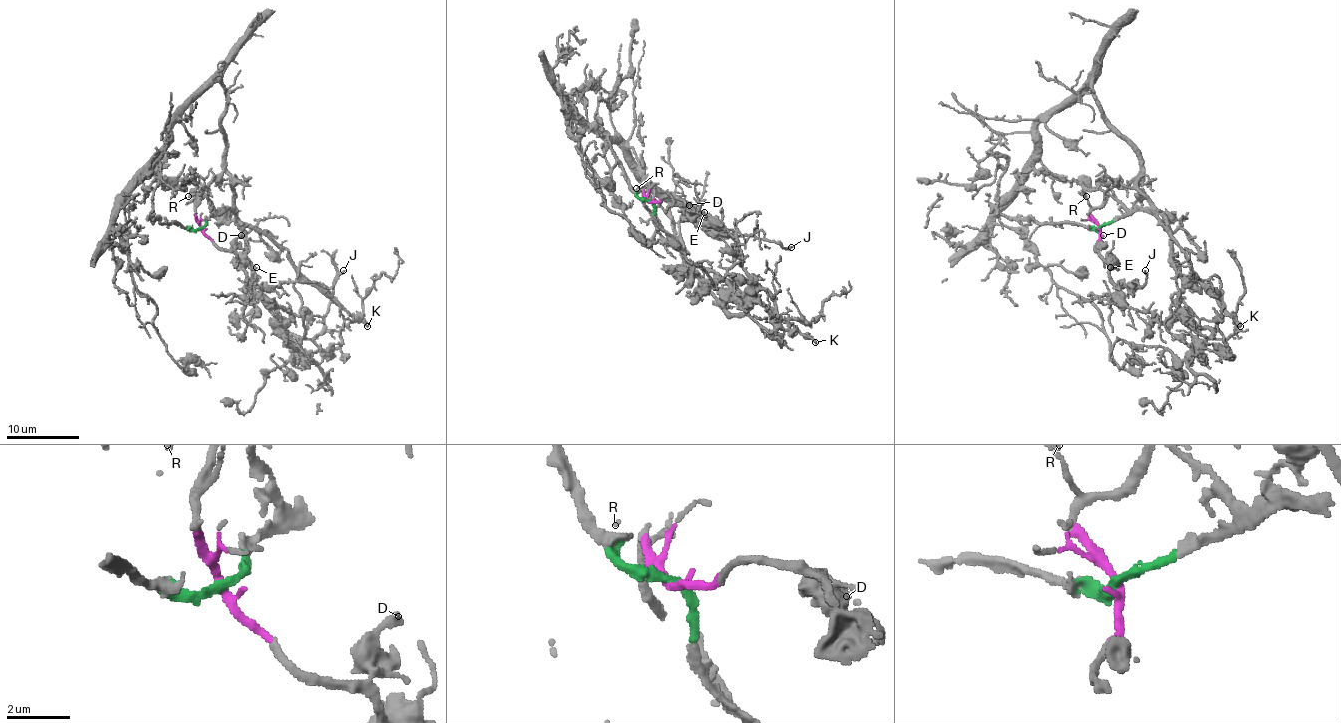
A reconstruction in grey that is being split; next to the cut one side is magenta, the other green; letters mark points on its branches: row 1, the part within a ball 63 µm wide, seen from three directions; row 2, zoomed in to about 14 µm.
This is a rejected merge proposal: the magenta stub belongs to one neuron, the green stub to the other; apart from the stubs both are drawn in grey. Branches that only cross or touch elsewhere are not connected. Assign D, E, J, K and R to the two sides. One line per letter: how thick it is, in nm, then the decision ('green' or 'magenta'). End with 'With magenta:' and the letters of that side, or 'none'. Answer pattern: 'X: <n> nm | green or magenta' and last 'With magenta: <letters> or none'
D: 200 nm | magenta
E: 200 nm | magenta
J: 180 nm | magenta
K: 240 nm | green
R: 240 nm | green
With magenta: D, E, J

